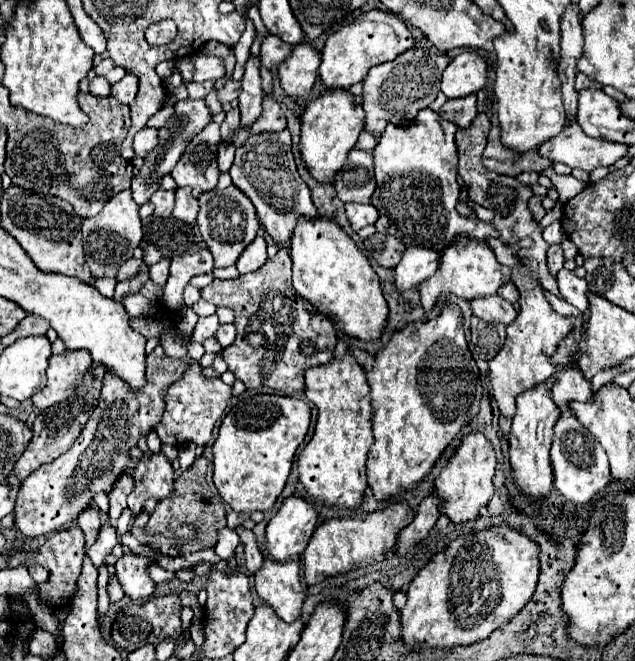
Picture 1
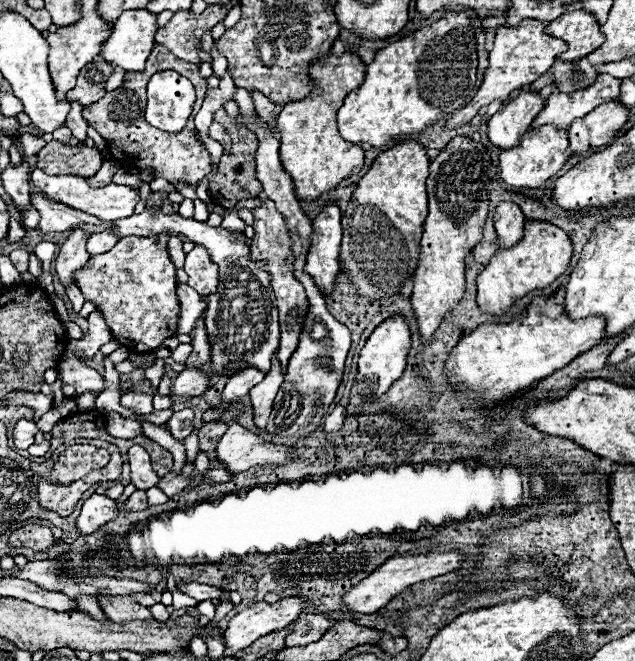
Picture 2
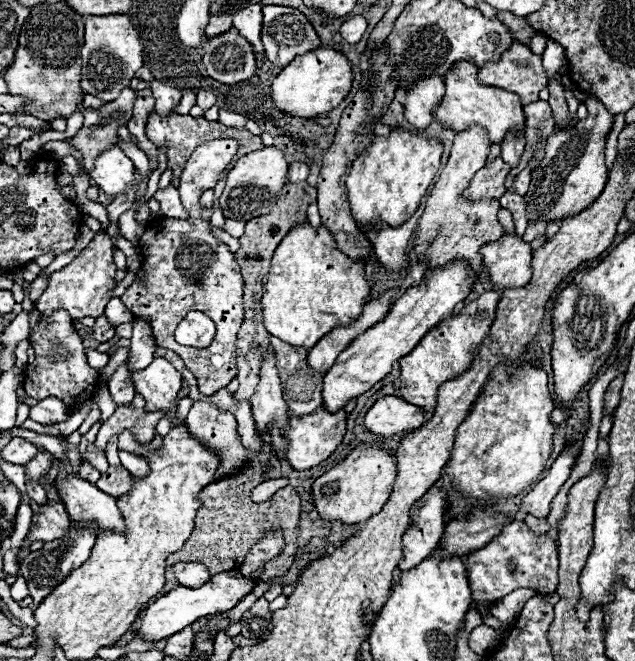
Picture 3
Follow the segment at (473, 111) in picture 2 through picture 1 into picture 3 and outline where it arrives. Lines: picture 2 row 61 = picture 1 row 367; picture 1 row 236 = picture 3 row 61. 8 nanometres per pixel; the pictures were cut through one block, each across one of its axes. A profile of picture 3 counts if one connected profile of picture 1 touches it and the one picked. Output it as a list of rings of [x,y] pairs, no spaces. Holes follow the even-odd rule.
[[[514,42],[498,62],[488,62],[480,68],[478,80],[484,86],[496,86],[518,94],[526,106],[538,100],[538,92],[544,90],[548,74],[542,66],[542,56]]]

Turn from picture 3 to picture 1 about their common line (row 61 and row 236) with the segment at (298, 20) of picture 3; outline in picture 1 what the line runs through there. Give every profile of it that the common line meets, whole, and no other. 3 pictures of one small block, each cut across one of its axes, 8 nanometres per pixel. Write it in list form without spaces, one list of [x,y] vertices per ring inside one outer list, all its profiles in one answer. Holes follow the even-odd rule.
[[[288,130],[264,132],[260,136],[252,134],[244,146],[236,148],[236,158],[230,168],[230,176],[234,186],[238,186],[252,200],[260,224],[266,228],[266,232],[278,246],[286,246],[290,242],[300,218],[314,220],[318,216],[310,200],[310,190],[296,170]]]

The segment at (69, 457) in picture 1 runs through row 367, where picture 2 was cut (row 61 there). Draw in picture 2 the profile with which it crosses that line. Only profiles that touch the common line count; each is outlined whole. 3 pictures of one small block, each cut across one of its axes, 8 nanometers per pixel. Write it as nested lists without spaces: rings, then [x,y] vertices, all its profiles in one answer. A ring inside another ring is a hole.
[[[154,46],[152,54],[148,56],[146,62],[146,70],[144,72],[128,72],[126,74],[126,82],[124,86],[120,86],[118,90],[106,92],[106,96],[90,106],[84,106],[82,116],[86,118],[88,126],[94,128],[106,142],[110,148],[110,154],[114,160],[118,160],[120,166],[124,168],[134,168],[134,170],[152,170],[154,178],[164,178],[172,184],[176,182],[186,182],[192,186],[198,186],[202,182],[202,178],[210,172],[212,168],[212,160],[210,160],[210,152],[196,140],[196,128],[194,128],[194,114],[190,116],[188,124],[184,126],[182,132],[170,134],[170,132],[160,132],[156,128],[152,128],[146,120],[144,120],[144,96],[146,96],[146,84],[150,80],[152,74],[160,72],[160,70],[176,70],[182,76],[186,76],[194,88],[198,90],[198,108],[202,104],[204,92],[206,92],[206,80],[198,74],[198,66],[188,64],[184,60],[178,60],[176,56],[172,56],[168,52],[168,48],[164,46]]]

